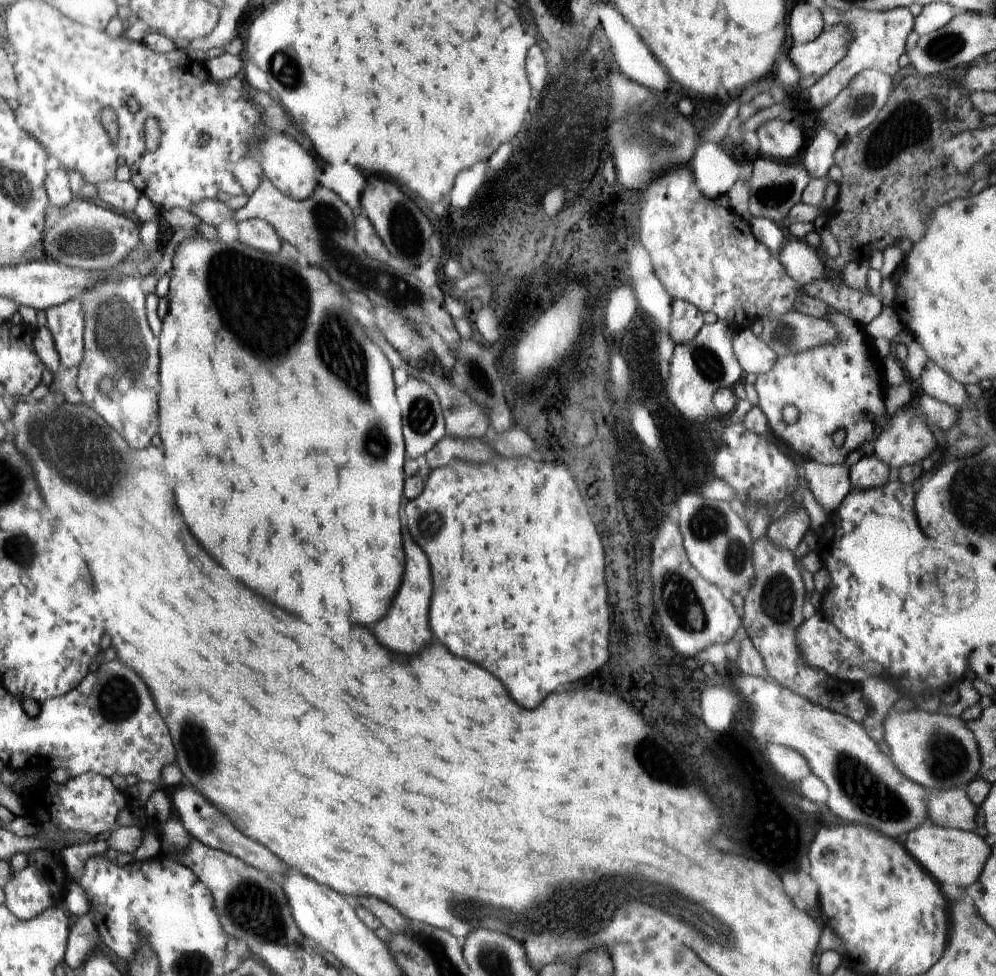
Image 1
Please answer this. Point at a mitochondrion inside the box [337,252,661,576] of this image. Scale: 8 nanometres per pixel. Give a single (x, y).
(420, 412)

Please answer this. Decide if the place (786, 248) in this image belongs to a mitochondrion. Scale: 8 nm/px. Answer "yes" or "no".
no

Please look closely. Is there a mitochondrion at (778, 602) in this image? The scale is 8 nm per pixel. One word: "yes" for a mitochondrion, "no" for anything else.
yes

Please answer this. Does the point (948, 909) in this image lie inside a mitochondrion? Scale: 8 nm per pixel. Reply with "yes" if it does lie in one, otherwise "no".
no

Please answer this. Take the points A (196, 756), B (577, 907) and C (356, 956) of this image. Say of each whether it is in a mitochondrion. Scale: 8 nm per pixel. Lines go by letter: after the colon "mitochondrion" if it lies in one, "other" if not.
A: mitochondrion
B: mitochondrion
C: other

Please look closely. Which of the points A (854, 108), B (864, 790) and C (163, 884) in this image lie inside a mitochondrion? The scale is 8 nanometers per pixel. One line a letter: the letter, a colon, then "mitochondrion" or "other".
A: mitochondrion
B: mitochondrion
C: other

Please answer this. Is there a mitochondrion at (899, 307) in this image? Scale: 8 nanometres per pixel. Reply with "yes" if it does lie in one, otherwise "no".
no

